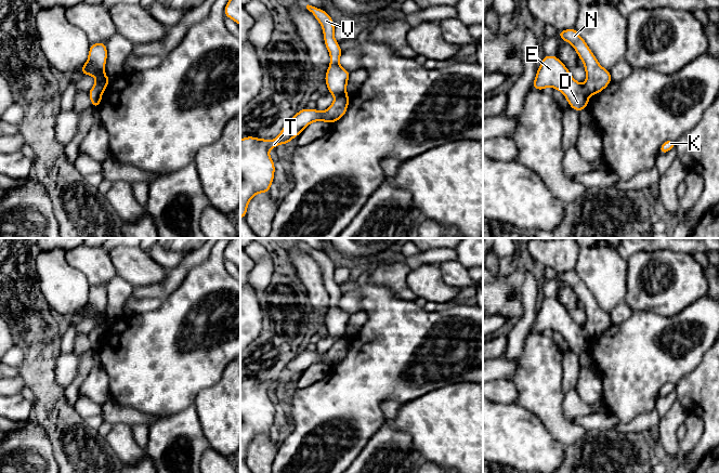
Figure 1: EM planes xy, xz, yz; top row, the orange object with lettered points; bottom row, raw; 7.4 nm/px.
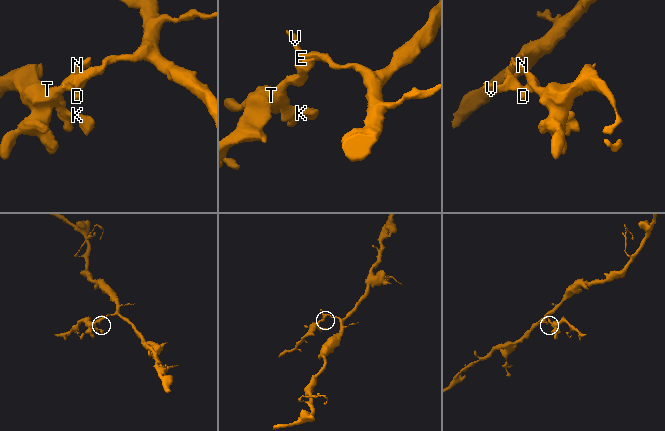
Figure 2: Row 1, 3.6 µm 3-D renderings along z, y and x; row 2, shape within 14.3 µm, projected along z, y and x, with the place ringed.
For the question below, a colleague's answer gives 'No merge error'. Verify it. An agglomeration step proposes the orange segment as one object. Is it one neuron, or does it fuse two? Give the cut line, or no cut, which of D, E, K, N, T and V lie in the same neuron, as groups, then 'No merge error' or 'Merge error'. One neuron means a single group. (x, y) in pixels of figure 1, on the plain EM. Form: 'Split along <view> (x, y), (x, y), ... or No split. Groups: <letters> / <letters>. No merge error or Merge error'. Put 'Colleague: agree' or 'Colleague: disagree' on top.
Colleague: disagree
Split along xz (347, 338), (336, 341). Groups: D E V / K N T. Merge error

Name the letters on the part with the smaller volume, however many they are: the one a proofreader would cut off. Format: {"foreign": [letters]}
{"foreign": ["K", "N", "T"]}

